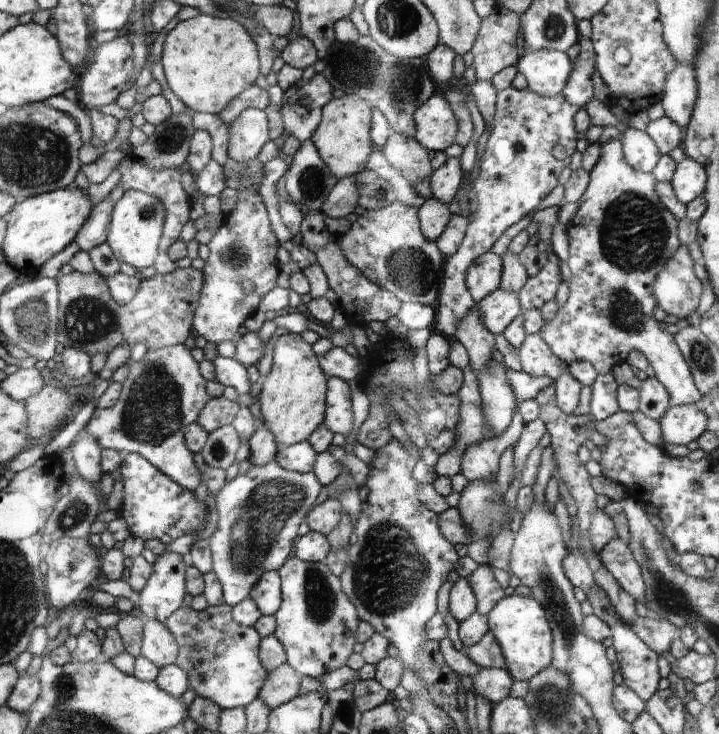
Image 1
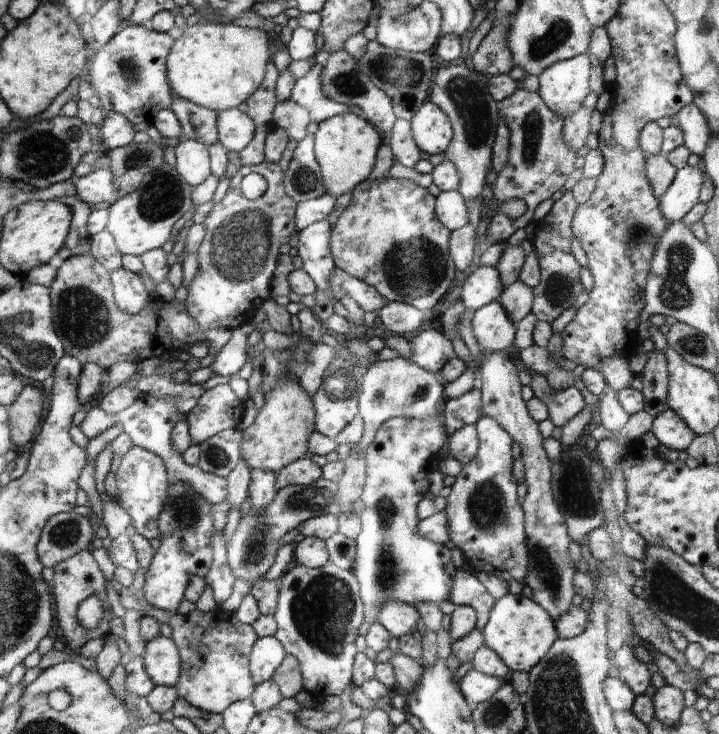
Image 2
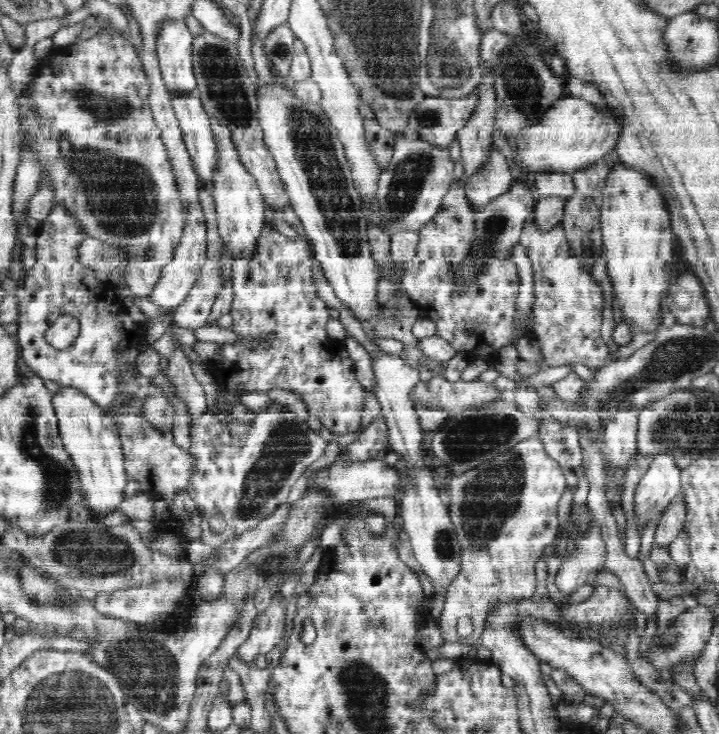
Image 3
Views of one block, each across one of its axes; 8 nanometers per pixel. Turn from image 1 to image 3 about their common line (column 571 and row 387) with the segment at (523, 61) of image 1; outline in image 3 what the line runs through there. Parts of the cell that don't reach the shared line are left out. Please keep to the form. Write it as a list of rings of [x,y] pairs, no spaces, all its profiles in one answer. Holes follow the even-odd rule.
[[[73,385],[60,388],[60,392],[54,394],[53,405],[56,417],[59,418],[60,438],[82,477],[84,503],[90,506],[95,519],[102,520],[109,512],[119,511],[118,505],[124,499],[122,494],[129,481],[120,448],[120,435],[114,436],[119,429],[95,400]]]

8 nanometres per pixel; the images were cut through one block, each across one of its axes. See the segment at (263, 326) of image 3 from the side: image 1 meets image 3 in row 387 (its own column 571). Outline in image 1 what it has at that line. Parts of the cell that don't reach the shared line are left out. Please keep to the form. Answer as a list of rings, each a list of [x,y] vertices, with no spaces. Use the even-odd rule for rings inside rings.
[[[620,137],[601,144],[601,147],[602,154],[600,154],[600,160],[598,160],[596,166],[589,172],[590,182],[588,183],[588,188],[586,188],[584,194],[582,194],[582,198],[578,200],[576,213],[565,228],[569,235],[569,254],[567,263],[570,272],[573,273],[569,281],[570,294],[568,300],[566,300],[560,308],[558,307],[556,316],[542,328],[542,332],[539,332],[539,334],[542,336],[542,340],[550,346],[550,350],[552,350],[562,362],[566,362],[567,365],[573,363],[574,360],[590,362],[596,369],[596,372],[600,374],[608,374],[608,350],[610,350],[610,366],[626,362],[628,354],[630,354],[632,350],[638,350],[638,352],[644,353],[646,360],[649,362],[649,373],[656,376],[656,378],[662,382],[664,388],[666,388],[666,392],[668,392],[669,396],[669,403],[672,406],[696,404],[698,400],[702,400],[702,392],[697,388],[697,385],[694,384],[693,372],[689,368],[689,364],[685,360],[685,356],[681,352],[681,349],[678,348],[677,340],[672,334],[673,329],[662,328],[662,320],[658,320],[658,308],[660,308],[660,306],[658,306],[658,300],[654,298],[654,292],[652,292],[652,284],[654,284],[658,272],[664,268],[664,264],[676,254],[676,250],[684,243],[681,240],[680,229],[678,228],[678,224],[681,223],[682,220],[678,220],[678,218],[662,204],[661,197],[657,195],[656,191],[657,179],[651,173],[634,170],[625,160],[625,153],[623,152]]]

